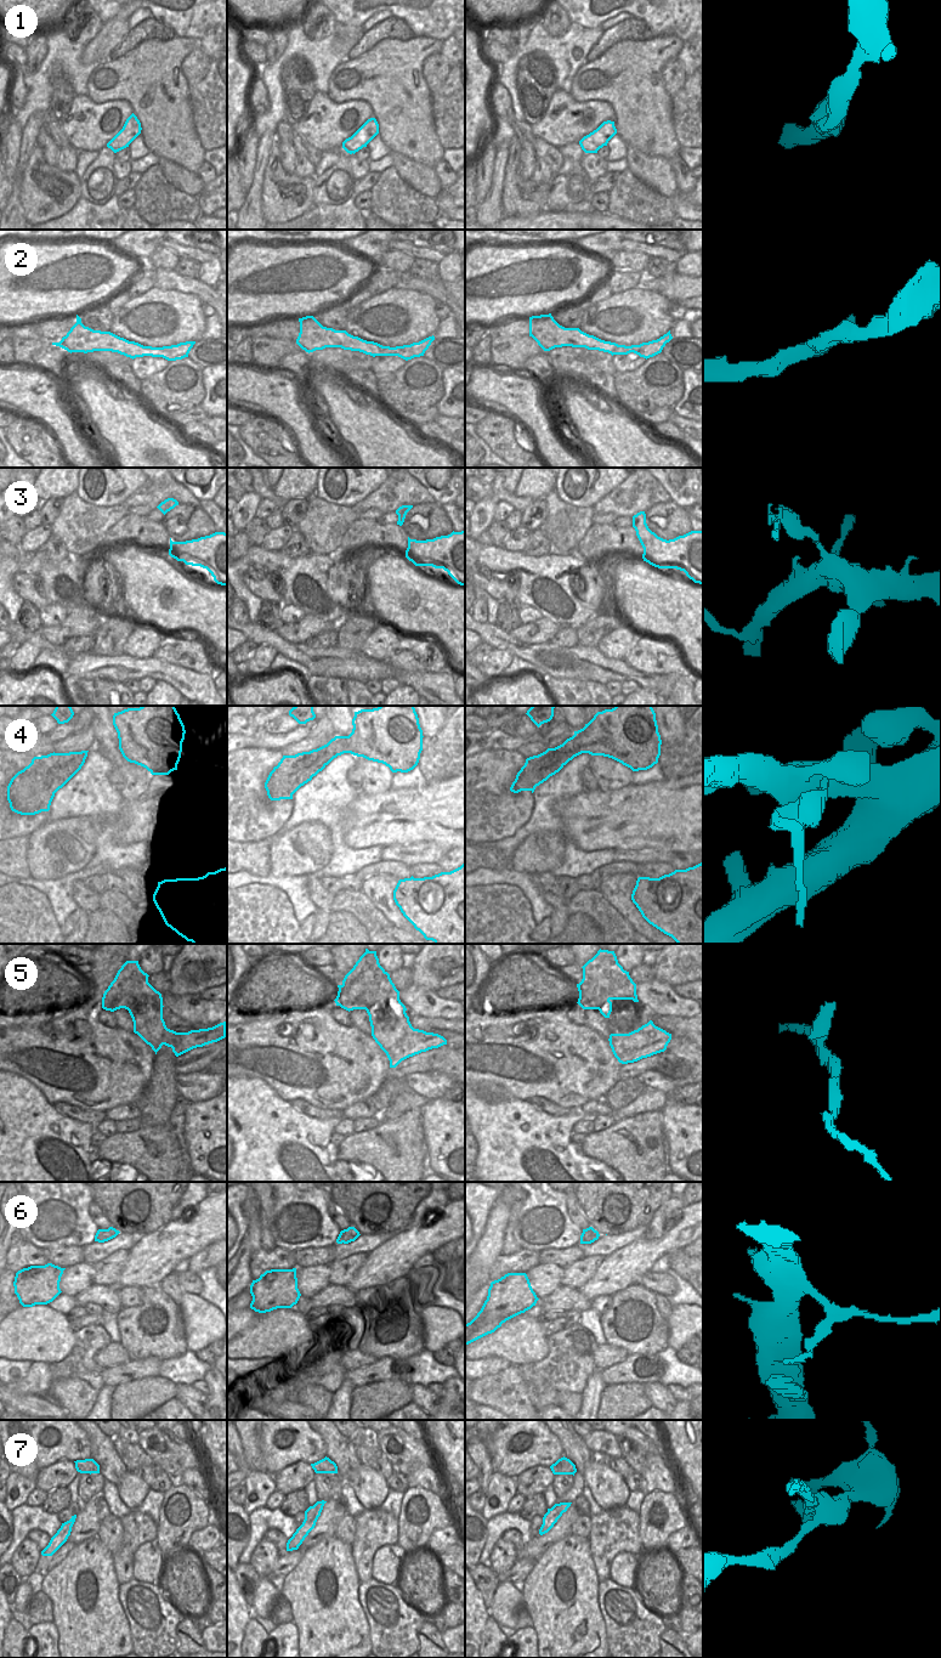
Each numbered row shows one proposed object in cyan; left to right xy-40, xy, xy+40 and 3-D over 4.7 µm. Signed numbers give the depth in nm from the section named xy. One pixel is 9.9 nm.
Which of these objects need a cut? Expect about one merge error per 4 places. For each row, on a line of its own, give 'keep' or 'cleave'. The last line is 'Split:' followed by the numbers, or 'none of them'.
1: keep
2: keep
3: cleave
4: cleave
5: keep
6: cleave
7: keep
Split: 3, 4, 6

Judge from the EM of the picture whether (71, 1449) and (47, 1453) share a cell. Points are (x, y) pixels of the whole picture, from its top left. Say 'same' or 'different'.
same

